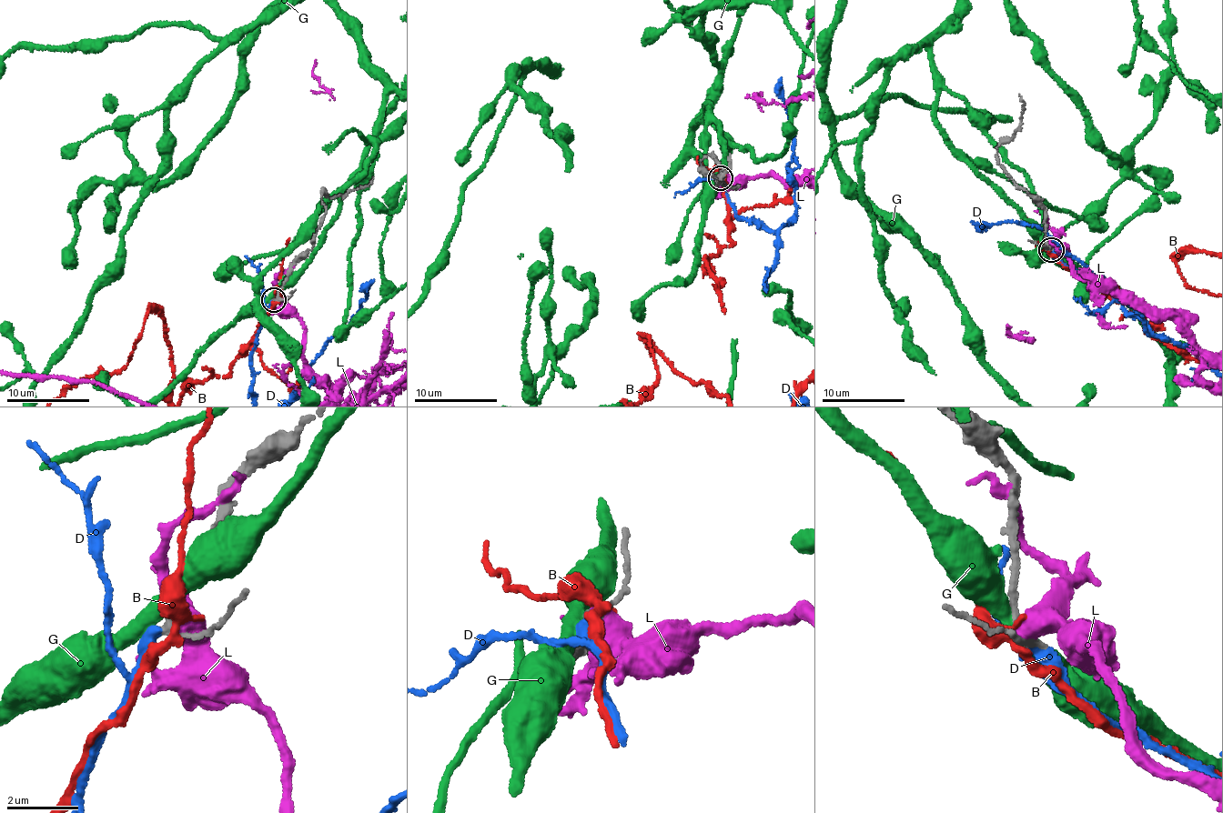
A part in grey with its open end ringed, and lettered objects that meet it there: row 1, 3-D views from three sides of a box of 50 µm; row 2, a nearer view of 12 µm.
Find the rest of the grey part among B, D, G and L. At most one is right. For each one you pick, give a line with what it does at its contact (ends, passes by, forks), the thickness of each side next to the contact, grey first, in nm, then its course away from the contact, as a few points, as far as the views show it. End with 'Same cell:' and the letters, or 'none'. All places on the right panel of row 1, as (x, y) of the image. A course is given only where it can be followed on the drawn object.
D: it ends there; 220 nm thick on the grey side, 380 nm on the other
Same cell: D

